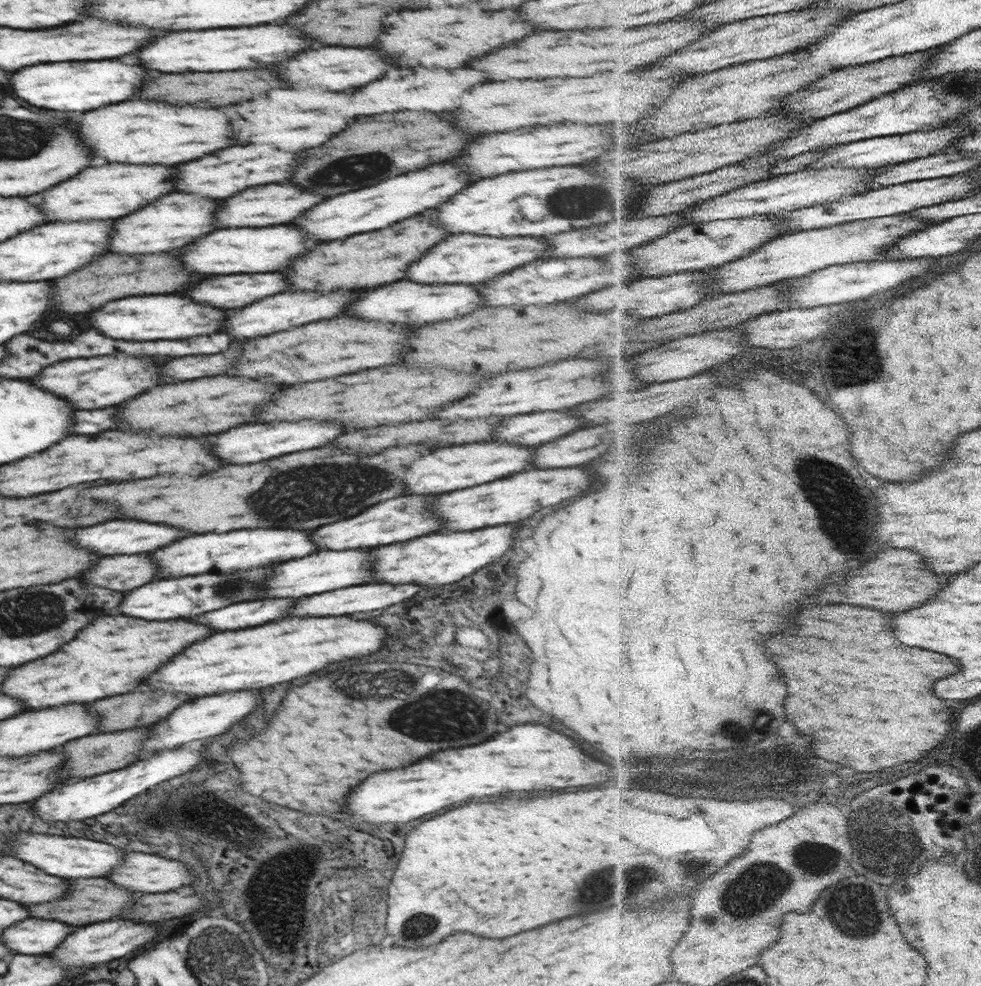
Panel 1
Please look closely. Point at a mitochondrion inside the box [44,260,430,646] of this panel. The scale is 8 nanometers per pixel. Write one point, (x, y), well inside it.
(329, 490)

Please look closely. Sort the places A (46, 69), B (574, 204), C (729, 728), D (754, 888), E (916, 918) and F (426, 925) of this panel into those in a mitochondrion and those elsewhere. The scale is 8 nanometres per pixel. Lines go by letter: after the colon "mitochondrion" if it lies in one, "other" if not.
A: other
B: mitochondrion
C: mitochondrion
D: mitochondrion
E: mitochondrion
F: mitochondrion

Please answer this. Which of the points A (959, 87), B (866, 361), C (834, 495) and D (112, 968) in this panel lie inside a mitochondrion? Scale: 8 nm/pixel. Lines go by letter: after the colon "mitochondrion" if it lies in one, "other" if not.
A: mitochondrion
B: mitochondrion
C: mitochondrion
D: other

